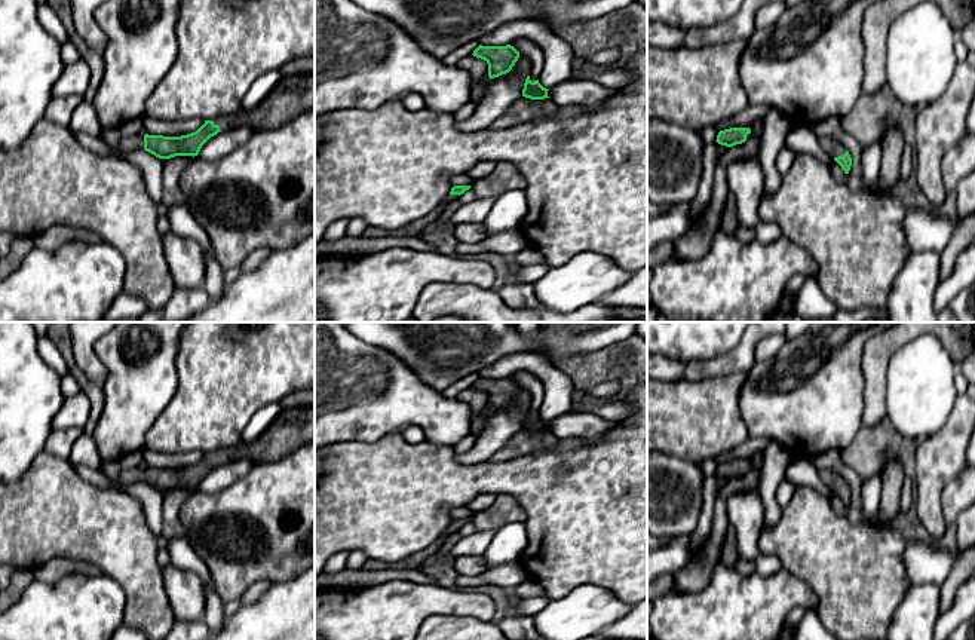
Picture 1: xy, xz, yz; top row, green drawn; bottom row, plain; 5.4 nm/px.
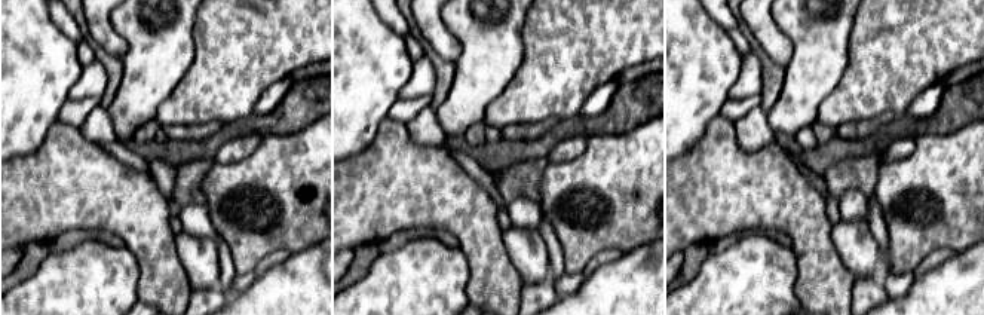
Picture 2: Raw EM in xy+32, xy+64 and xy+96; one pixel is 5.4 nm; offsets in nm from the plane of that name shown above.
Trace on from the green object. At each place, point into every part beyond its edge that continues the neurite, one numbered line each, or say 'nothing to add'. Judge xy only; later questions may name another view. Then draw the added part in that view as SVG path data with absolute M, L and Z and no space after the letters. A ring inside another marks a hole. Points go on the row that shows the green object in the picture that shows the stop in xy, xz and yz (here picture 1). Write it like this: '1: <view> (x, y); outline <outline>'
1: xy (293, 95); outline M315 73L283 76L252 110L214 119L220 131L251 126L255 131L280 128L315 107Z
2: xy (137, 141); outline M142 135L126 137L122 140L120 146L125 150L144 150L144 137Z

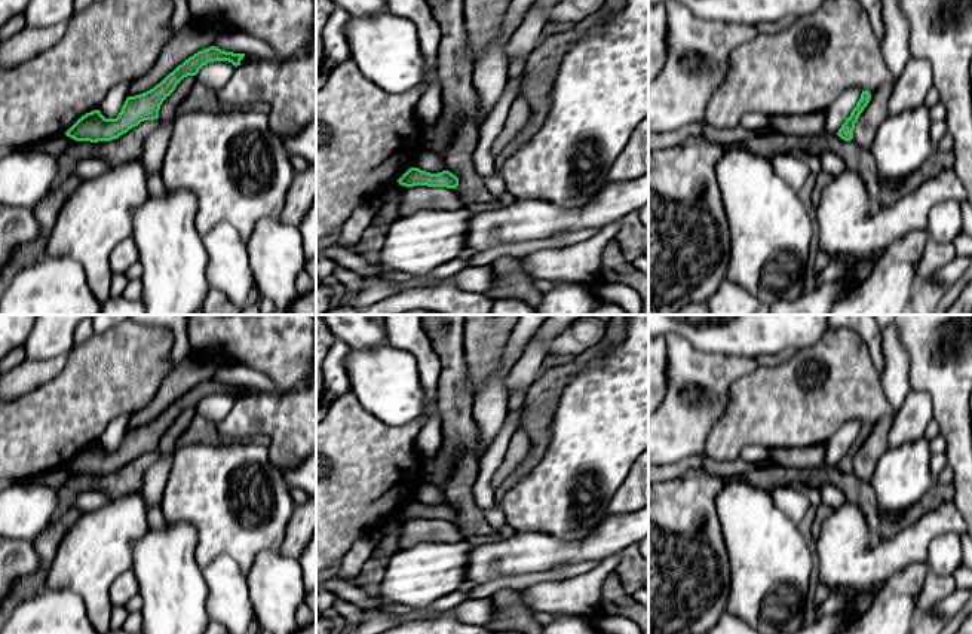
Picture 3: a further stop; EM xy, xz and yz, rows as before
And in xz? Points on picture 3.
nothing to add

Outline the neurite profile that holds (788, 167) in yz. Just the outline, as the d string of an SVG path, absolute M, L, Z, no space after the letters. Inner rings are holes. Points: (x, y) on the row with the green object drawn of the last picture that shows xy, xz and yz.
M781 153L770 159L776 175L785 181L795 193L803 187L810 175L809 166L795 153Z

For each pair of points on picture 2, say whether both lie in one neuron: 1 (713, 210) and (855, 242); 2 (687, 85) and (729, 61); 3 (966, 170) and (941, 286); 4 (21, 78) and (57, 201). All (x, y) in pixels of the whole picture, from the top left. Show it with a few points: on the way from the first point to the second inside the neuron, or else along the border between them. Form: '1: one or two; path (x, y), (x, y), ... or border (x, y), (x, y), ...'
1: two; border (831, 225), (831, 241), (839, 257), (849, 269)
2: one; path (698, 75), (711, 61), (719, 61)
3: two; border (968, 247), (956, 254)
4: two; border (58, 119), (34, 150), (15, 158)

